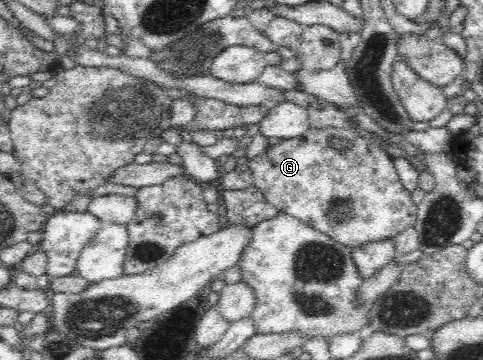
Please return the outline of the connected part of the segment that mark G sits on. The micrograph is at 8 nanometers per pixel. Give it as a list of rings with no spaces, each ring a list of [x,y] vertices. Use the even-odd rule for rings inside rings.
[[[310,127],[298,138],[270,146],[264,154],[250,159],[247,165],[252,170],[255,187],[279,213],[305,222],[351,251],[366,243],[394,240],[402,231],[416,224],[418,204],[412,201],[412,192],[401,183],[394,158],[378,144],[348,129]],[[333,138],[345,139],[348,148],[333,148]]]

